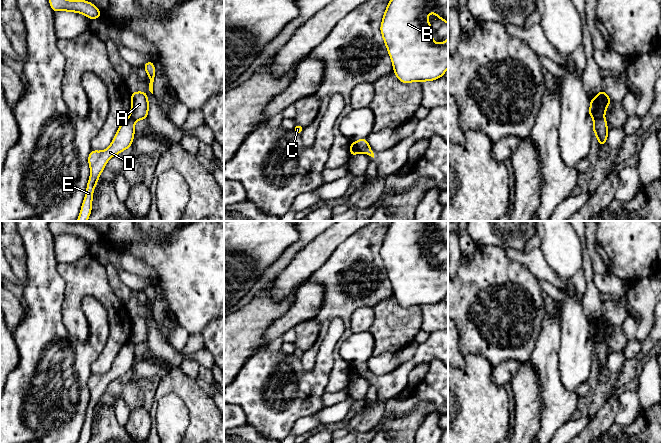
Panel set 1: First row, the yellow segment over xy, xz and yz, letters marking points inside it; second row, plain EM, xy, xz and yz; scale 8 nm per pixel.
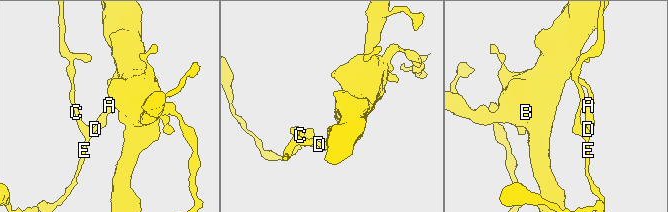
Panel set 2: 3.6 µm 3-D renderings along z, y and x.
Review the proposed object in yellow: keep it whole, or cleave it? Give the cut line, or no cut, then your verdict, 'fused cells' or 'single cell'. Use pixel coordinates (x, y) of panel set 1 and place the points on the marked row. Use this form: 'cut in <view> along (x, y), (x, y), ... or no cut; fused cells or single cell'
cut in xz along (353, 142), (359, 152); fused cells

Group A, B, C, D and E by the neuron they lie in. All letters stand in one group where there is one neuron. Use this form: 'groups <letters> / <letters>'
groups A B / C D E

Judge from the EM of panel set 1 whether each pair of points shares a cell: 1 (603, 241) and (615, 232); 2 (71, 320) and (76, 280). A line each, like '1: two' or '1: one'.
1: one
2: one

